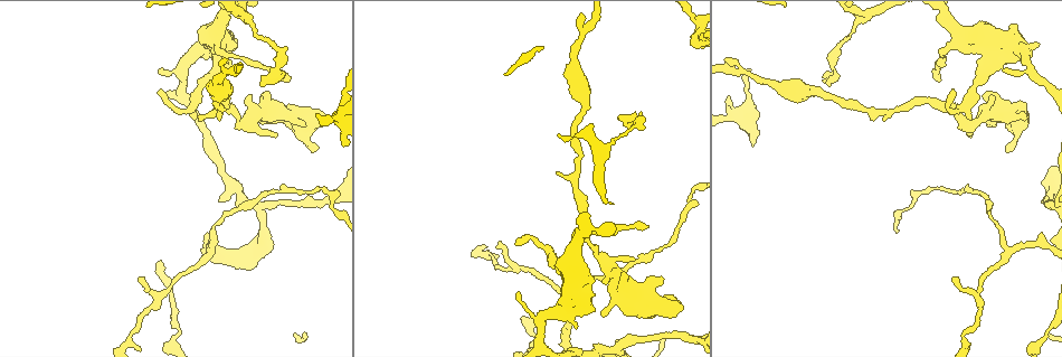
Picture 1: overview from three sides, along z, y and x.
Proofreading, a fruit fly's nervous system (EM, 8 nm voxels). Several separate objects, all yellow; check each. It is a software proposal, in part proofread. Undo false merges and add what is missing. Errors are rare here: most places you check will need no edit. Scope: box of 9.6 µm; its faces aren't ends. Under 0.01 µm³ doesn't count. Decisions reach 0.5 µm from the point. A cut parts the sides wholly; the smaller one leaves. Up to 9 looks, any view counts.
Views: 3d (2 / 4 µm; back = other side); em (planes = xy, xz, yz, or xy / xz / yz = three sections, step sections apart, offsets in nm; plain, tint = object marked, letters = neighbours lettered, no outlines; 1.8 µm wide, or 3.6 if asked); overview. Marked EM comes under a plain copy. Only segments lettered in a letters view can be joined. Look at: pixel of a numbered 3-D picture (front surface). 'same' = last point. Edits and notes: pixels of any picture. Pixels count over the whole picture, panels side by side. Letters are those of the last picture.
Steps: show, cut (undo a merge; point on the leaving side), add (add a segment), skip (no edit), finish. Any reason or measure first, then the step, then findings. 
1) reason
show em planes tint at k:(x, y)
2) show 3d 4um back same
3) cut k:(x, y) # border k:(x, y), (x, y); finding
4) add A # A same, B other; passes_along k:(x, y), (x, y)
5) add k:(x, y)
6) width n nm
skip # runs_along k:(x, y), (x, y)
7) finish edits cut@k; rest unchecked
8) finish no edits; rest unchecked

branch stops here
show em 3.6um xy step 4 letters at 1:(276, 133)

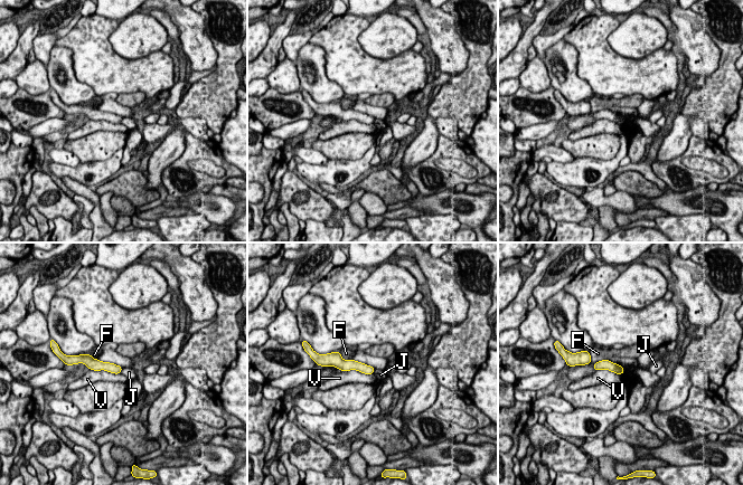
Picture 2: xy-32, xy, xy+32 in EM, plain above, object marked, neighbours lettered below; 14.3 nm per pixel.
width 130 nm
skip # F other, J other, V other; runs_along 2:(341, 362), (370, 370); none of them fits

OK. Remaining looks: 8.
abrupt turn
show 3d 2um at 1:(530, 236)

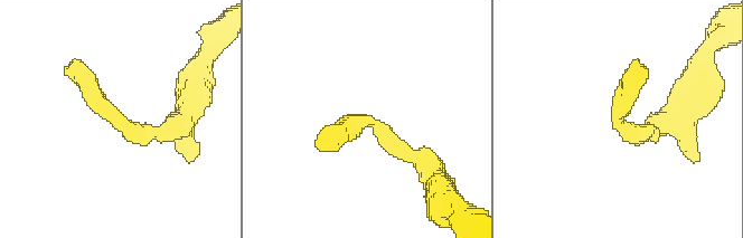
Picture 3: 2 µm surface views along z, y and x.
shape alone is not enough
show em yz step 16 tint at 3:(617, 116)

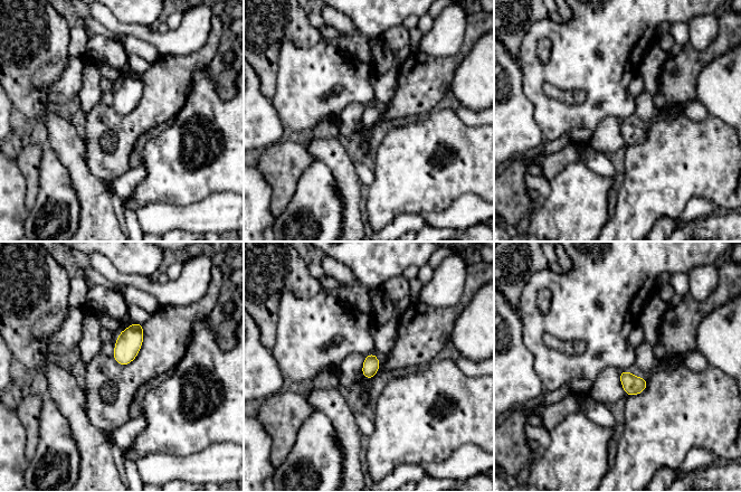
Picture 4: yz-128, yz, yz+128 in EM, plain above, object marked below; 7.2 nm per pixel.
show em planes letters same

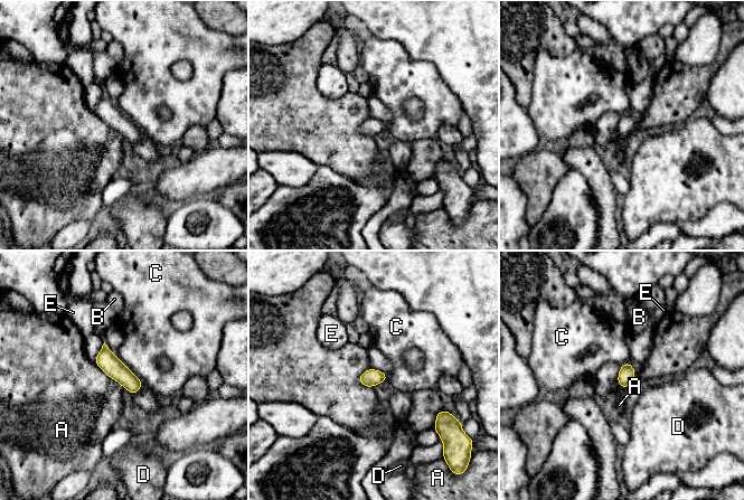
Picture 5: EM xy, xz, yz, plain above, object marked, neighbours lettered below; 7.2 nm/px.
width 120 nm
skip # A other, B other, C other, D other, E other; border 5:(93, 362), (124, 388); continuous, no second neuron

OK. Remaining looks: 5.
long arm stops here
show em planes letters at 1:(830, 84)

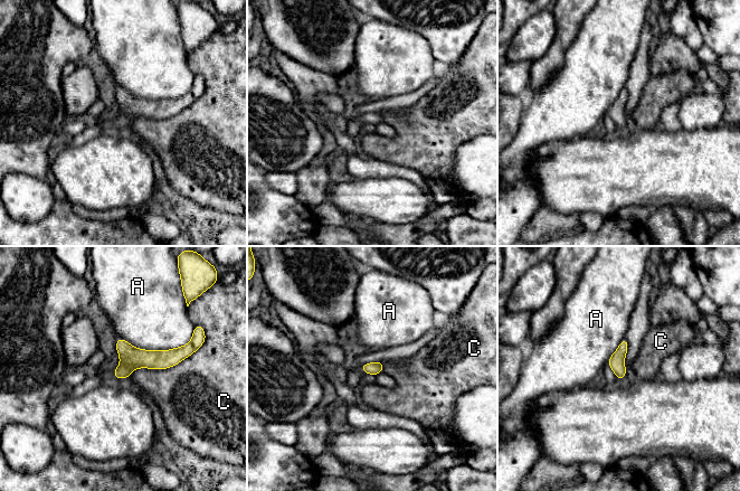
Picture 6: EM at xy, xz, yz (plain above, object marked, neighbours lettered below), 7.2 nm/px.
width 100 nm
skip # A other, C other; no lettered segment goes on from it

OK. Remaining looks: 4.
three-way junction
show 3d 2um at 1:(211, 248)

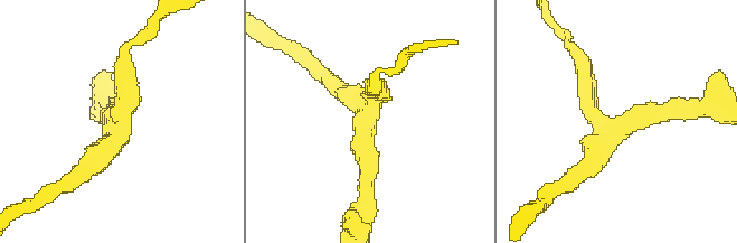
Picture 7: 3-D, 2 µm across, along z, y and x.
arms 3; shape alone is not enough
show em 3.6um xz step 16 tint at 7:(116, 125)

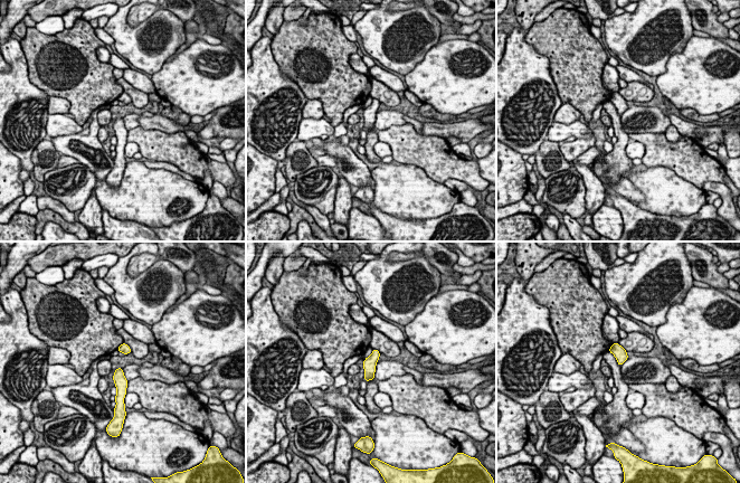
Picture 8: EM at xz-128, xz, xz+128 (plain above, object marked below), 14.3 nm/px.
another direction
show em 3.6um planes letters same

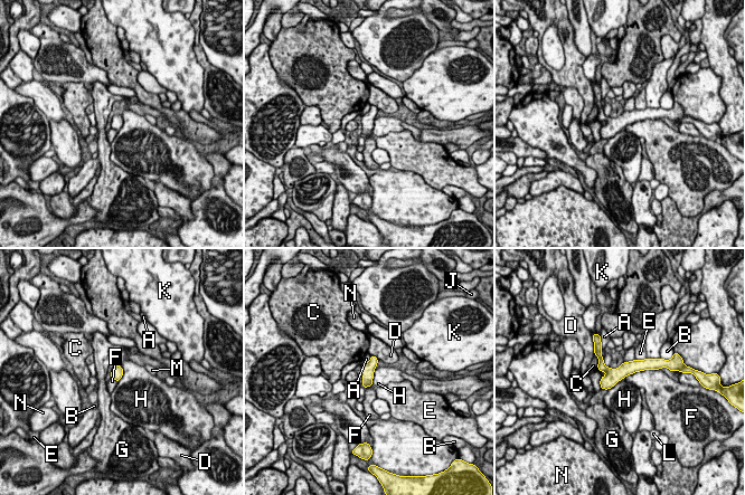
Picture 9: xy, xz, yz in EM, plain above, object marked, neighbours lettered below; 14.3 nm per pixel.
skip # A other, B other, C other, D other, E other, F other, G other, H other, J other, K other, L other, M other, N other; border 9:(376, 368), (371, 384); continuous, no second neuron

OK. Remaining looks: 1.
finish no edits; rest unchecked

